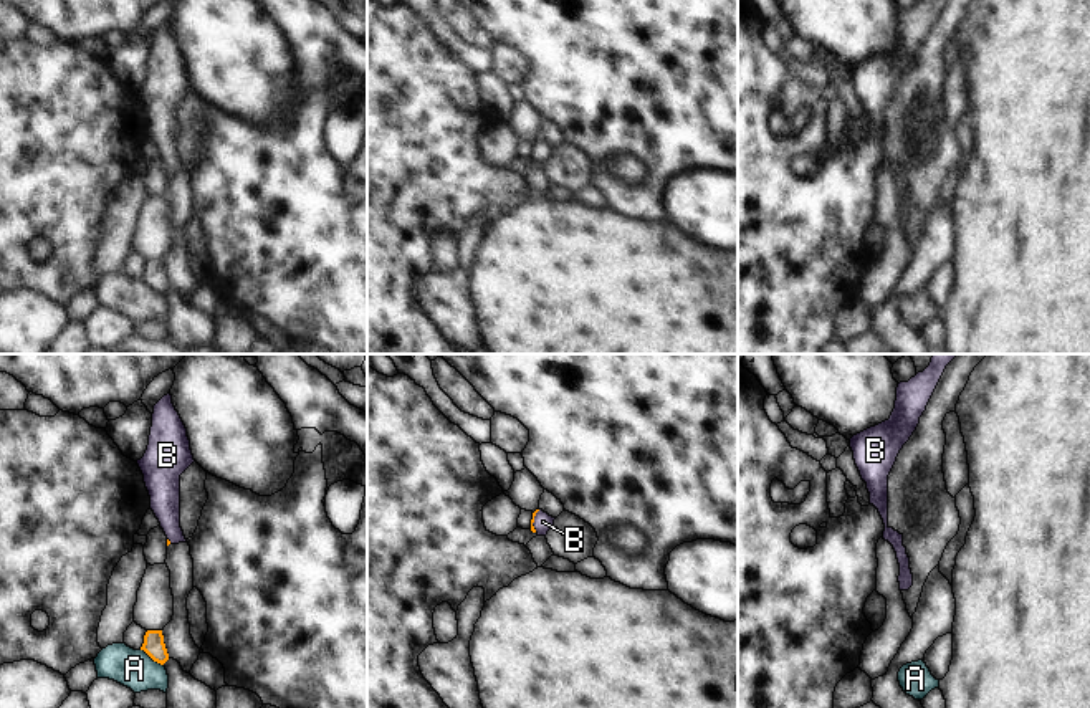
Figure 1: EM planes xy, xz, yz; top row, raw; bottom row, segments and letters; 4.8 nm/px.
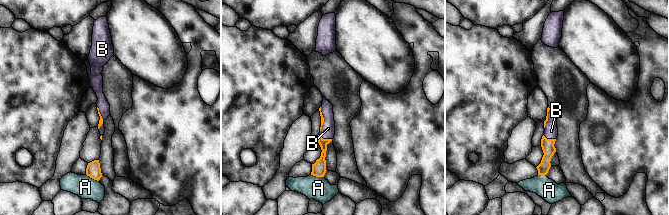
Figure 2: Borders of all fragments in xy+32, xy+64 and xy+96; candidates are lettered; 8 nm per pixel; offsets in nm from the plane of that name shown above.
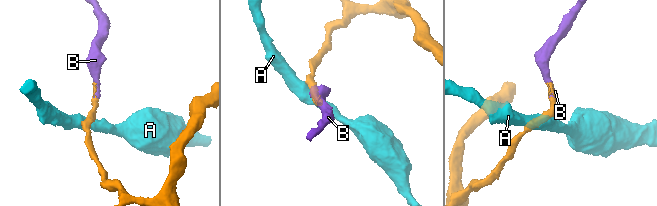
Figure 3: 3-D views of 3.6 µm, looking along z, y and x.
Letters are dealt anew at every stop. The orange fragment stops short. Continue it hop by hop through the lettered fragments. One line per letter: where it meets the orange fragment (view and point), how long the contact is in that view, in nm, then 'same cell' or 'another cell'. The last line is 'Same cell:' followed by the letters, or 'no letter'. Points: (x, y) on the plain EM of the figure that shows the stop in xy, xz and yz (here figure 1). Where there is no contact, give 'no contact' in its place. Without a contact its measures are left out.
A: meets orange in xy at (152, 288); contact 140 nm long; another cell
B: meets orange in xz at (533, 151); contact 110 nm long; same cell
Same cell: B

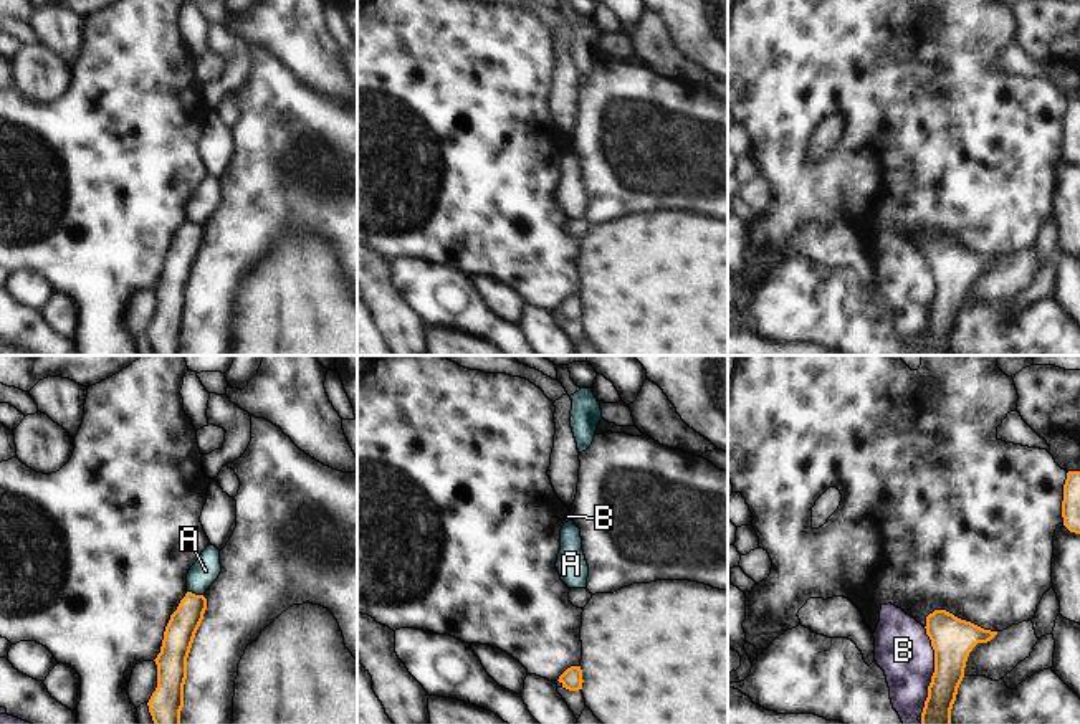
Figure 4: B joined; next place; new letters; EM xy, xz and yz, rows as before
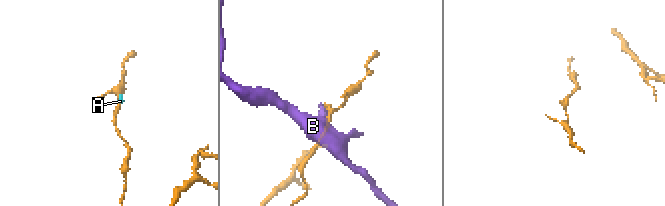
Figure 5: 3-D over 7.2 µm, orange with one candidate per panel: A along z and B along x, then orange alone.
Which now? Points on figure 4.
A: meets orange in xy at (194, 223); contact 80 nm long; same cell
B: meets orange in yz at (935, 301); contact 440 nm long; another cell
Same cell: A

